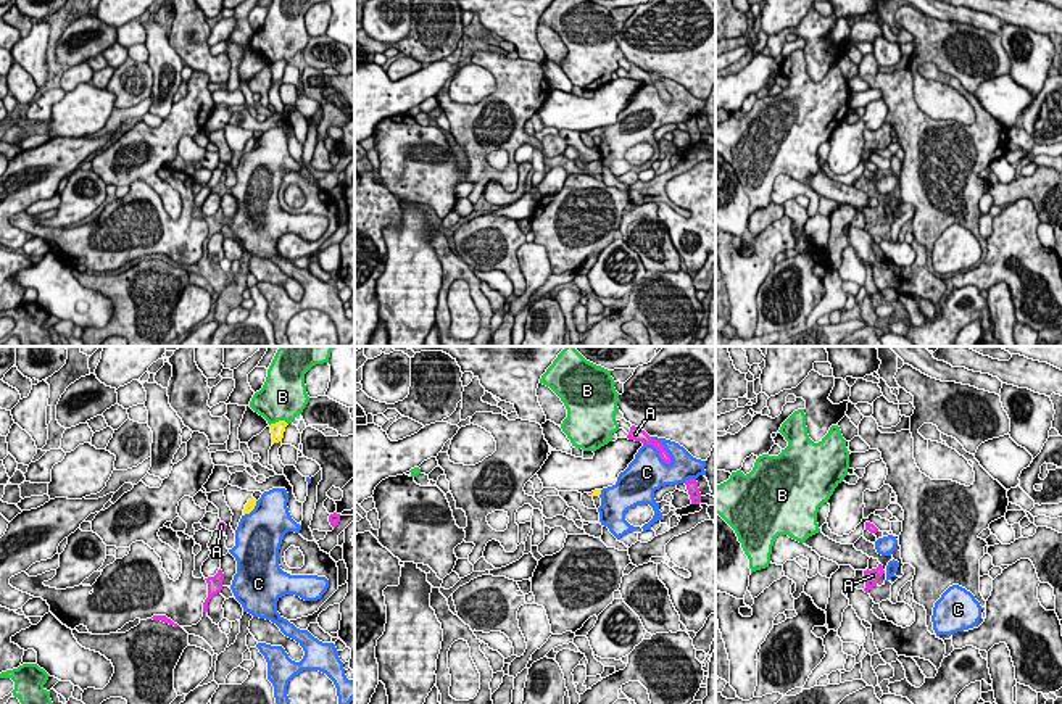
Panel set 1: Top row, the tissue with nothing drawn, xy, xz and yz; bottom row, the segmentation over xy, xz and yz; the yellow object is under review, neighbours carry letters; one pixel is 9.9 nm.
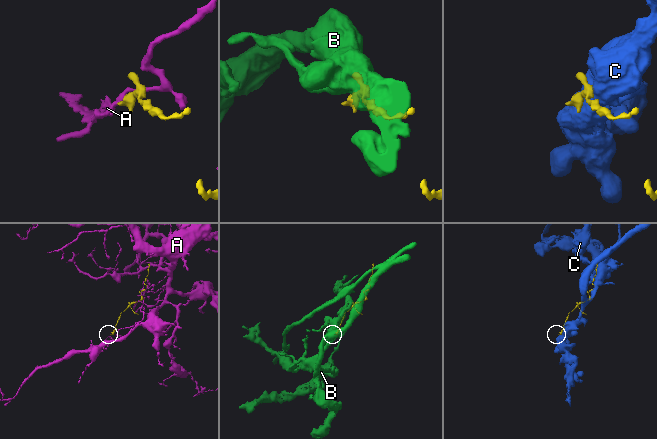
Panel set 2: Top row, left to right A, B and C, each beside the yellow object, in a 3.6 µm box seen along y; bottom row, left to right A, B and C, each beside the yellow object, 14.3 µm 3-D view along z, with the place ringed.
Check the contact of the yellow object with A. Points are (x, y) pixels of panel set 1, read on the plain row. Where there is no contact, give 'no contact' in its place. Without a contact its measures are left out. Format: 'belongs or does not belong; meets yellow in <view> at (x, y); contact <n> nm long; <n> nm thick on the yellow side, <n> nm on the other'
belongs; meets yellow in xz at (592, 132); contact 60 nm long; 60 nm thick on the yellow side, 30 nm on the other

